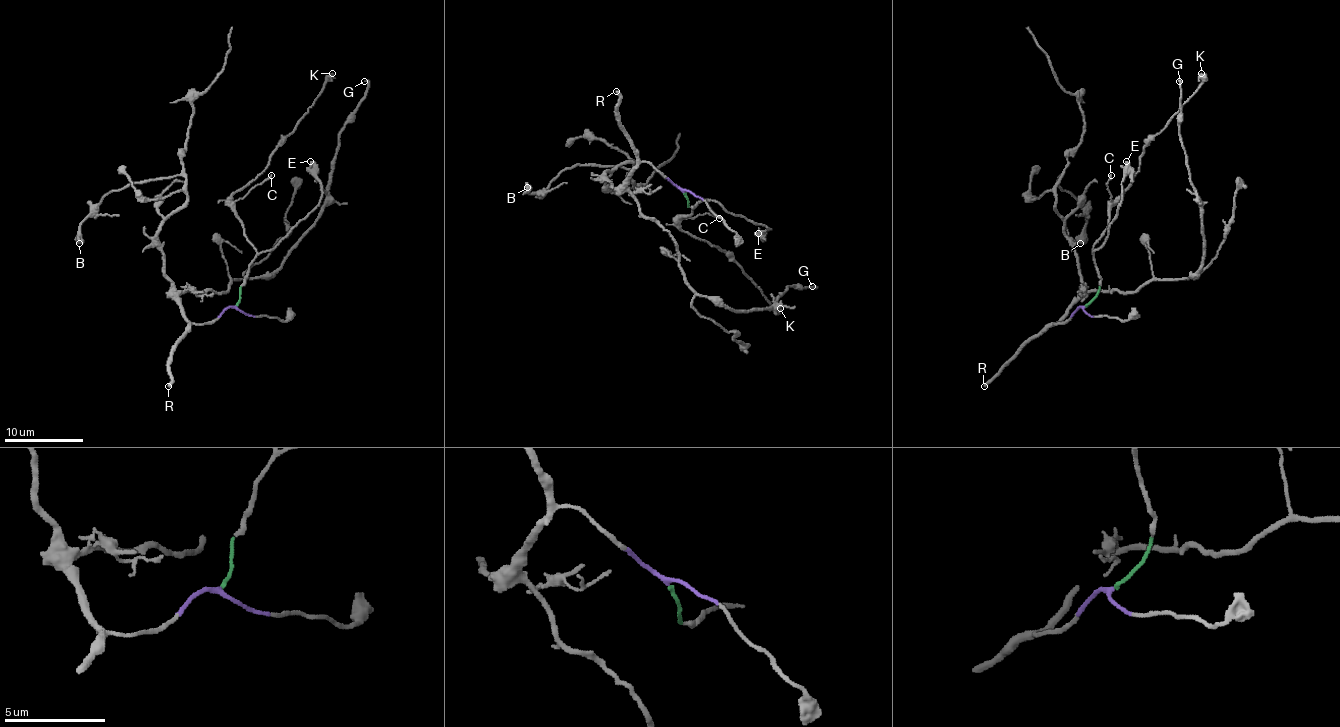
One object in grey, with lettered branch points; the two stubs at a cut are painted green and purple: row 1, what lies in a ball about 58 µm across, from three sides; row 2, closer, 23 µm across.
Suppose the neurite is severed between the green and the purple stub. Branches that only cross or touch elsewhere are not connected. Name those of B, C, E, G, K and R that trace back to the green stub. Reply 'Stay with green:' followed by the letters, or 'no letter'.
Stay with green: C, E, K

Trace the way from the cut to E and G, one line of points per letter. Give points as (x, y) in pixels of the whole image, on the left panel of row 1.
E: (236, 306), (250, 263), (277, 243), (319, 202), (321, 181), (317, 177), (317, 167), (311, 161)
G: (236, 306), (193, 324), (177, 297), (224, 293), (230, 281), (269, 277), (281, 265), (321, 210), (364, 80)

